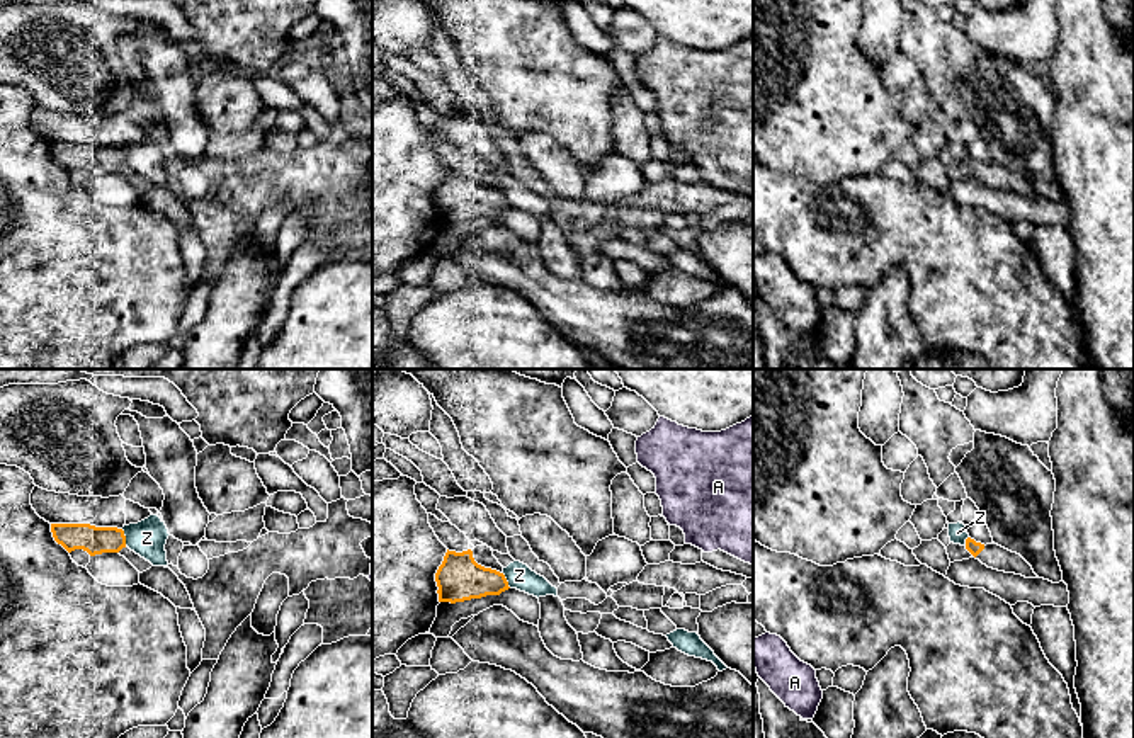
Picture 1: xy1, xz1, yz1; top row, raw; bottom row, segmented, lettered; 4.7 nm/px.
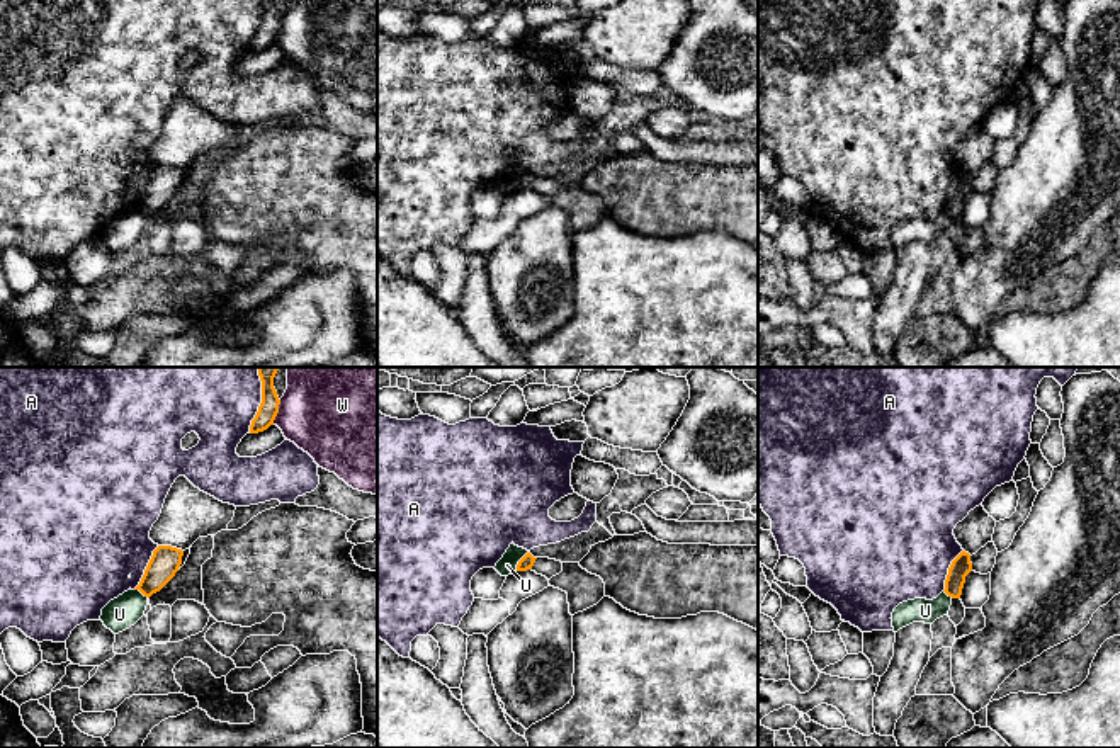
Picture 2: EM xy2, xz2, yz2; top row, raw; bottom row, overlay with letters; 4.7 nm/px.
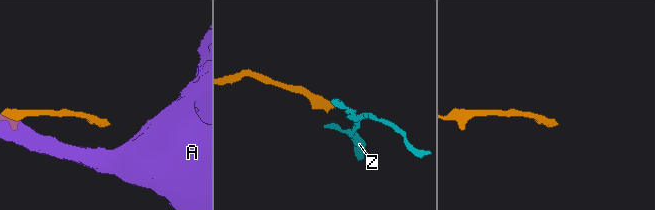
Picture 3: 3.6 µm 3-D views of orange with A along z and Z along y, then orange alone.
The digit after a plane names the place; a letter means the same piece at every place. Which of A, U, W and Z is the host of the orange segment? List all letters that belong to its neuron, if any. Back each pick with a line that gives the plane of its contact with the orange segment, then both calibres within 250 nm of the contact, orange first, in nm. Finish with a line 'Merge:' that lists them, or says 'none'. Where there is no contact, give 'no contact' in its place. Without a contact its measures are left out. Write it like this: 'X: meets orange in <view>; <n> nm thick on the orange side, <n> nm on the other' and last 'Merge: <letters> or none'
Merge: none

